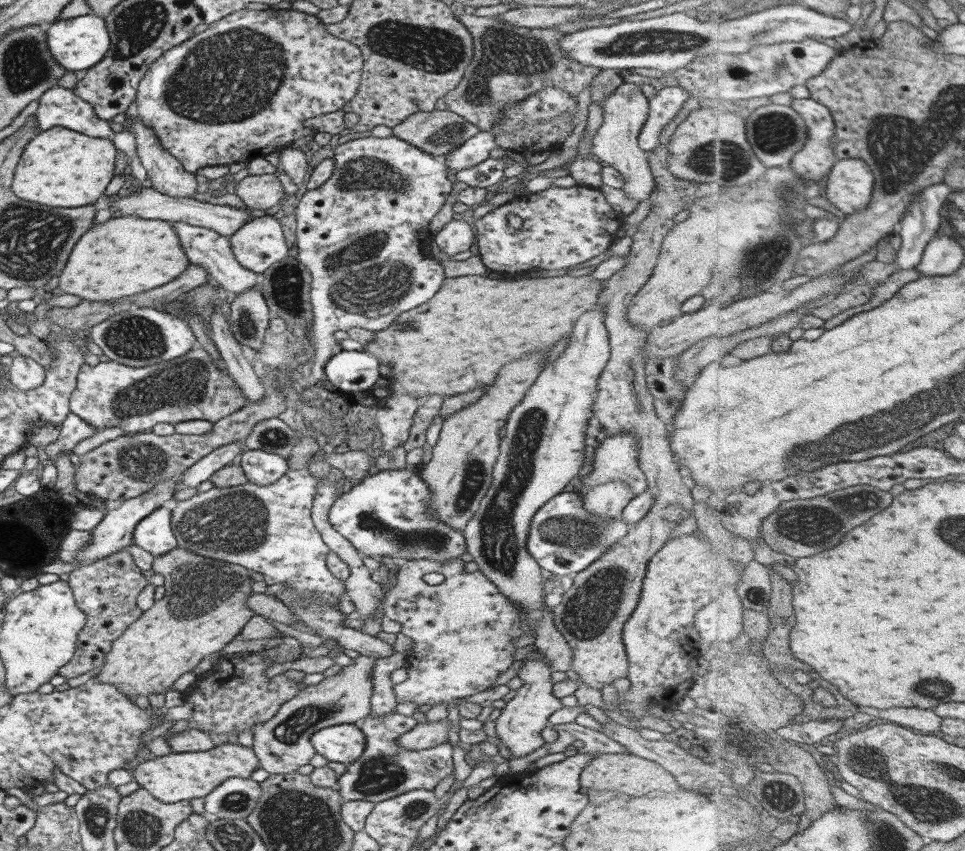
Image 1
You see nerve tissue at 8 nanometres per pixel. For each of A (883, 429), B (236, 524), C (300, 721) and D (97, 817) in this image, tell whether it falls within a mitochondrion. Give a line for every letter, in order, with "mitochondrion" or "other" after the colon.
A: mitochondrion
B: mitochondrion
C: mitochondrion
D: mitochondrion

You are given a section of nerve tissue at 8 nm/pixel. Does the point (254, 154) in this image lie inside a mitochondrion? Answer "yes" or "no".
no

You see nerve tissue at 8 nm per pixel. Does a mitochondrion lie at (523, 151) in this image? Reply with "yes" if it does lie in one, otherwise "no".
no

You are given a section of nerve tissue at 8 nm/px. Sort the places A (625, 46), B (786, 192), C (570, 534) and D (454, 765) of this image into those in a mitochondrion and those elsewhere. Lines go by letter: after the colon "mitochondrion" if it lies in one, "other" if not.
A: mitochondrion
B: mitochondrion
C: mitochondrion
D: other

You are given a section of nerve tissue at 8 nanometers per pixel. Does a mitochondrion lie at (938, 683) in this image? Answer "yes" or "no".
yes

